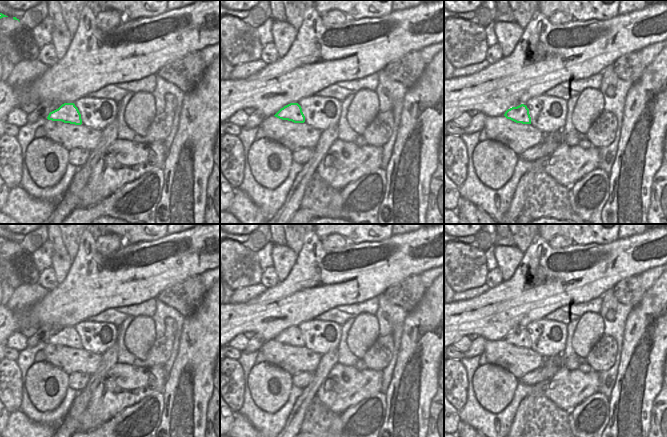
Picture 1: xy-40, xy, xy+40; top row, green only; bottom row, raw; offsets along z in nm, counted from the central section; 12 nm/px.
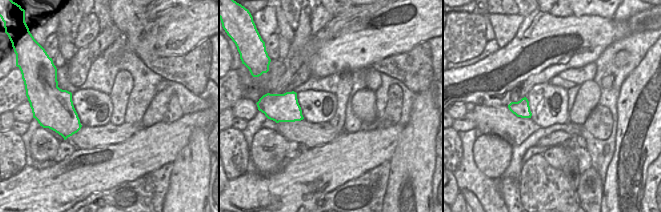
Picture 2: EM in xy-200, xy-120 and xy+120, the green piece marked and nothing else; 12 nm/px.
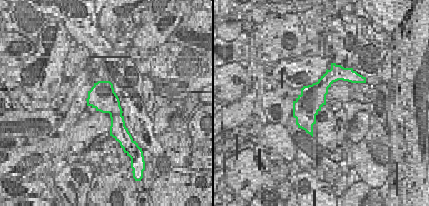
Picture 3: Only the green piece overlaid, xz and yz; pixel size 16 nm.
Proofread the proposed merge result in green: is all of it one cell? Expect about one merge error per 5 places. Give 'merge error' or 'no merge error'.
no merge error

